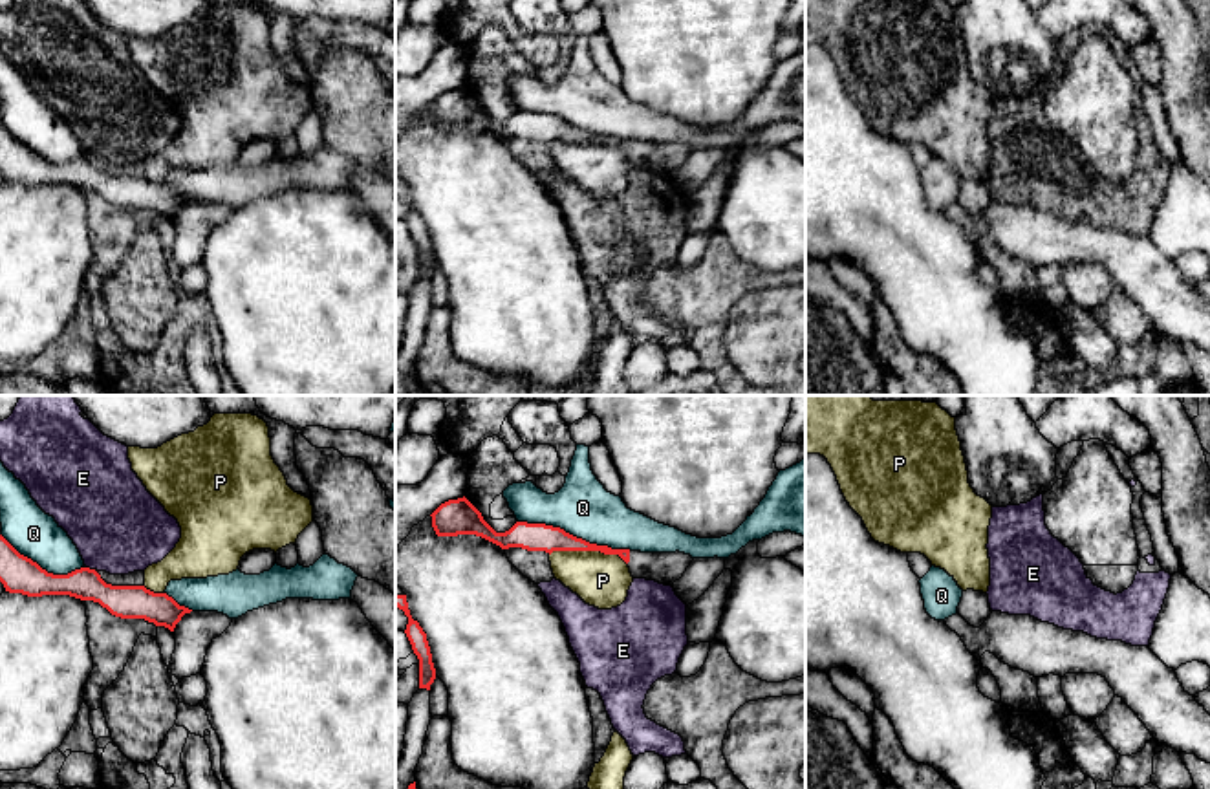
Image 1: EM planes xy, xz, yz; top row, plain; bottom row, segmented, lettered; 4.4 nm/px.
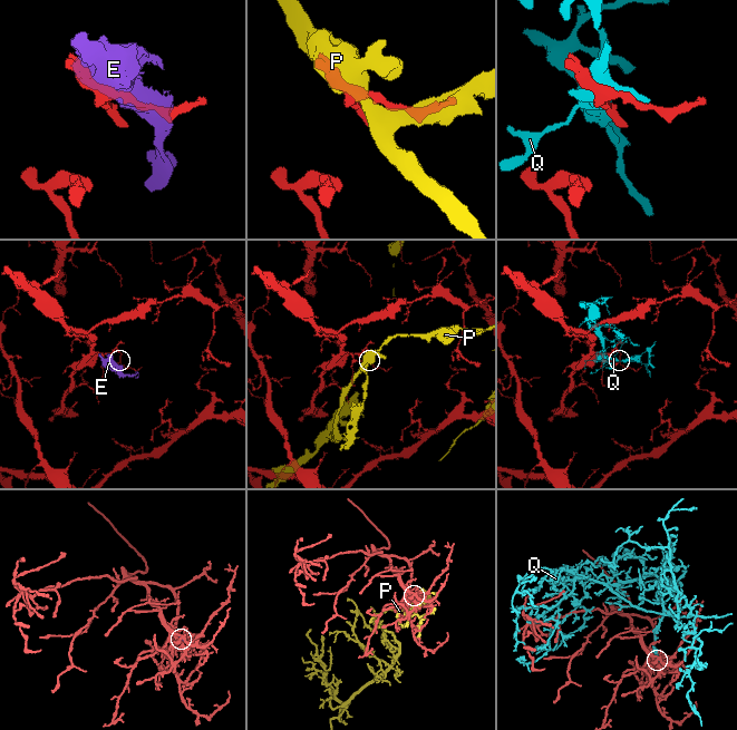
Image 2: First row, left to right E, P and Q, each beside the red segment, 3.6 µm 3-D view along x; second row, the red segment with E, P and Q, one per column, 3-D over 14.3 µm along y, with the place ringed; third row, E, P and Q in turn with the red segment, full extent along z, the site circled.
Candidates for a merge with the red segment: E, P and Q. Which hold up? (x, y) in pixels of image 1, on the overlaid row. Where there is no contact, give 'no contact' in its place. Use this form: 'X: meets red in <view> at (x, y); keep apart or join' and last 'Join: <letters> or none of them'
E: meets red in xy at (88, 568); keep apart
P: meets red in xz at (588, 550); keep apart
Q: meets red in xz at (575, 537); keep apart
Join: none of them

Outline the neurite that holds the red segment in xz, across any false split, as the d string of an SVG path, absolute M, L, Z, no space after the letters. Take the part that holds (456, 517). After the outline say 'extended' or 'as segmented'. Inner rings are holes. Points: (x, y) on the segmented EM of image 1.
M463 496L441 503L432 514L432 527L438 536L476 535L502 549L522 547L527 551L600 551L619 555L630 567L633 578L655 580L674 586L694 560L685 553L641 553L630 549L611 549L608 546L589 544L566 533L560 527L546 524L516 522L509 531L496 533L481 513Z; extended

